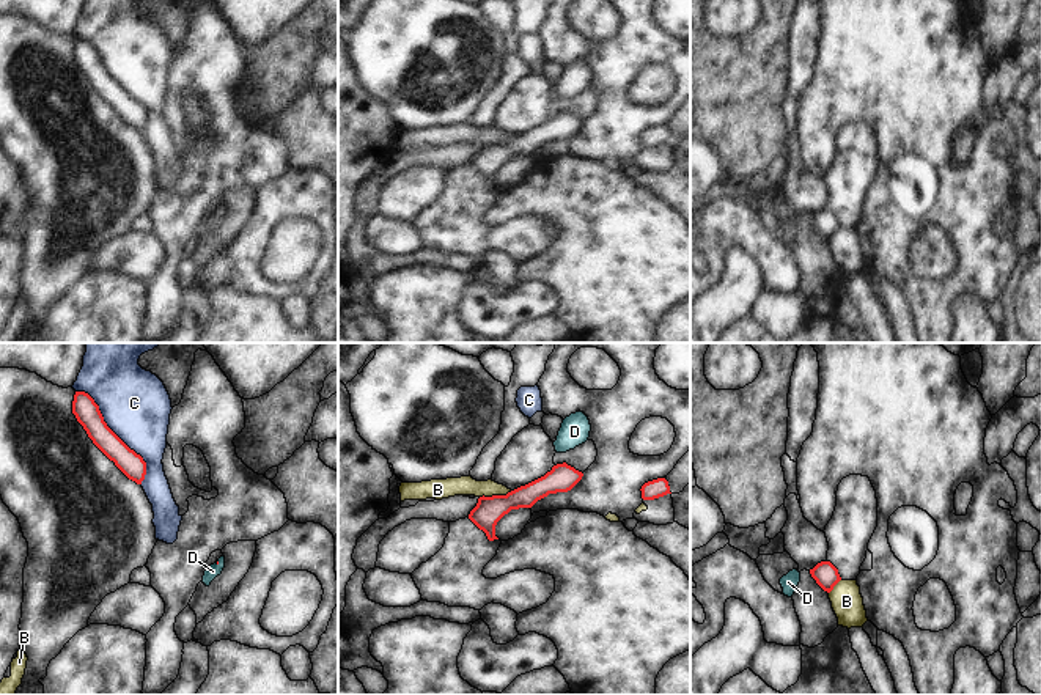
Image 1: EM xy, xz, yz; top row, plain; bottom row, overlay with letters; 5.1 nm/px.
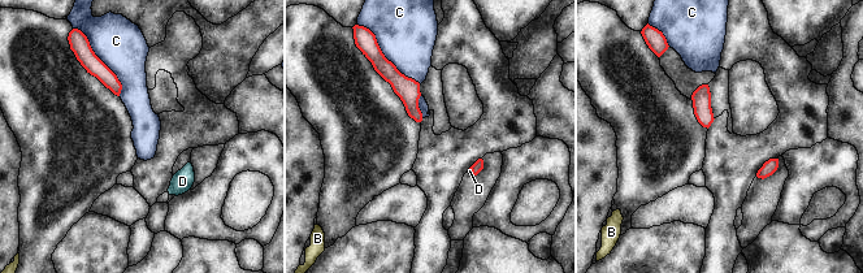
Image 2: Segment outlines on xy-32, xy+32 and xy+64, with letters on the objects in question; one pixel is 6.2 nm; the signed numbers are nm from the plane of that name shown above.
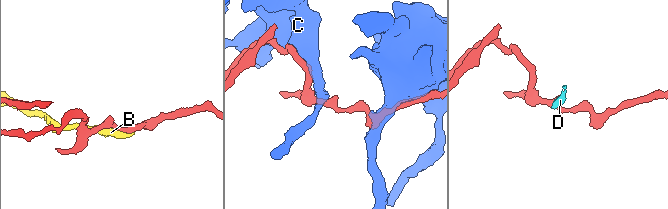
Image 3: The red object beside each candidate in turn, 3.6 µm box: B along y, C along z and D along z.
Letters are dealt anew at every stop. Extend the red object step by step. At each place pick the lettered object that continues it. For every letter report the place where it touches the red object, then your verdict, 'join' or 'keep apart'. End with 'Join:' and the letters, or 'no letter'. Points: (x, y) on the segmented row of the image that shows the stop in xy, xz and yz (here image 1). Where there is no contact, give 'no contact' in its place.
B: contact xz (496, 496); keep apart
C: contact xy (115, 434); keep apart
D: no contact; join
Join: D

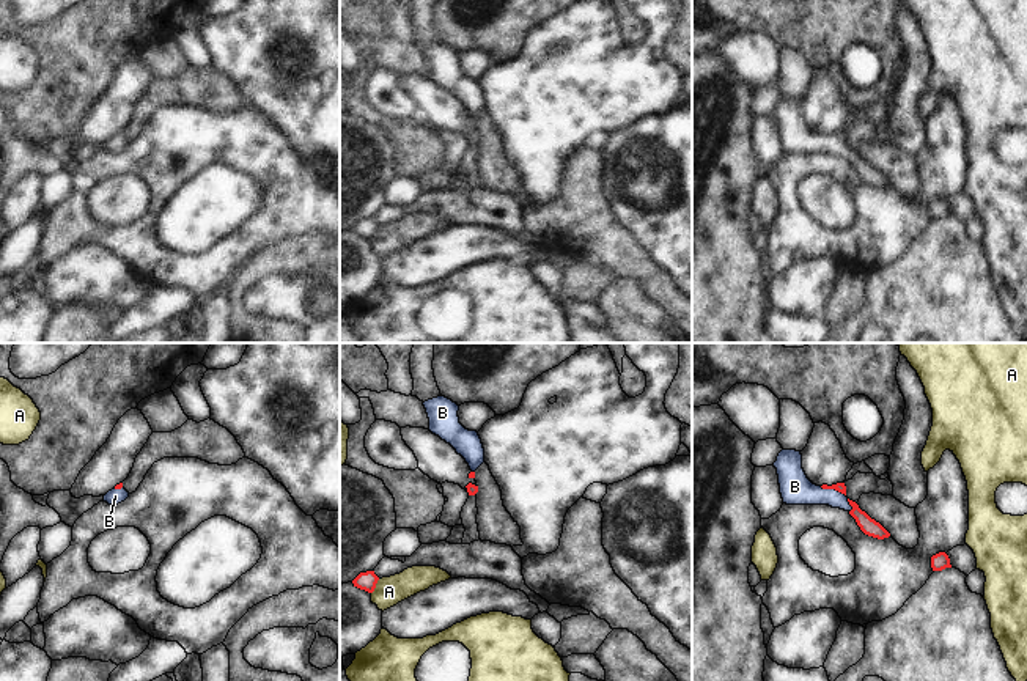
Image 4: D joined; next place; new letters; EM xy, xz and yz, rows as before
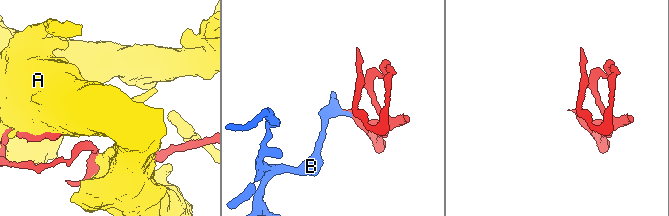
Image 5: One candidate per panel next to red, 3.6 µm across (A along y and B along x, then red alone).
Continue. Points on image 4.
A: contact xz (375, 587); keep apart
B: contact yz (832, 488); join
Join: B

